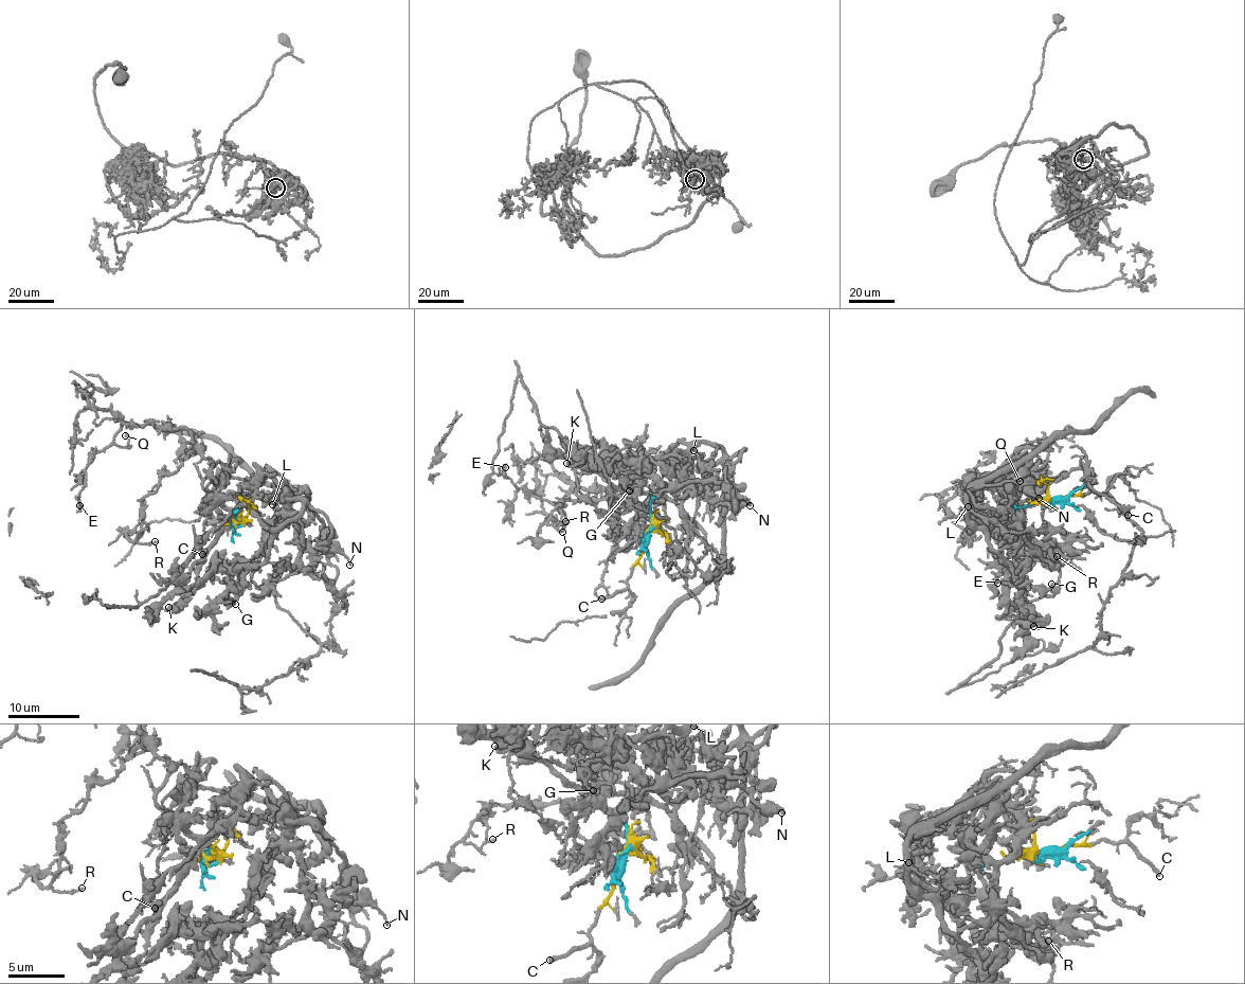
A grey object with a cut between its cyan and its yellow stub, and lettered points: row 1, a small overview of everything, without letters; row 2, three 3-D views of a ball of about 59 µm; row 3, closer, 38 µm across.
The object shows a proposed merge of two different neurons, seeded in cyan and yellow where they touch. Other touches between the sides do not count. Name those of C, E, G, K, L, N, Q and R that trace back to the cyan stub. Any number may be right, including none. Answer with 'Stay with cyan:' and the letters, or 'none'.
Stay with cyan: G, K, L, N

